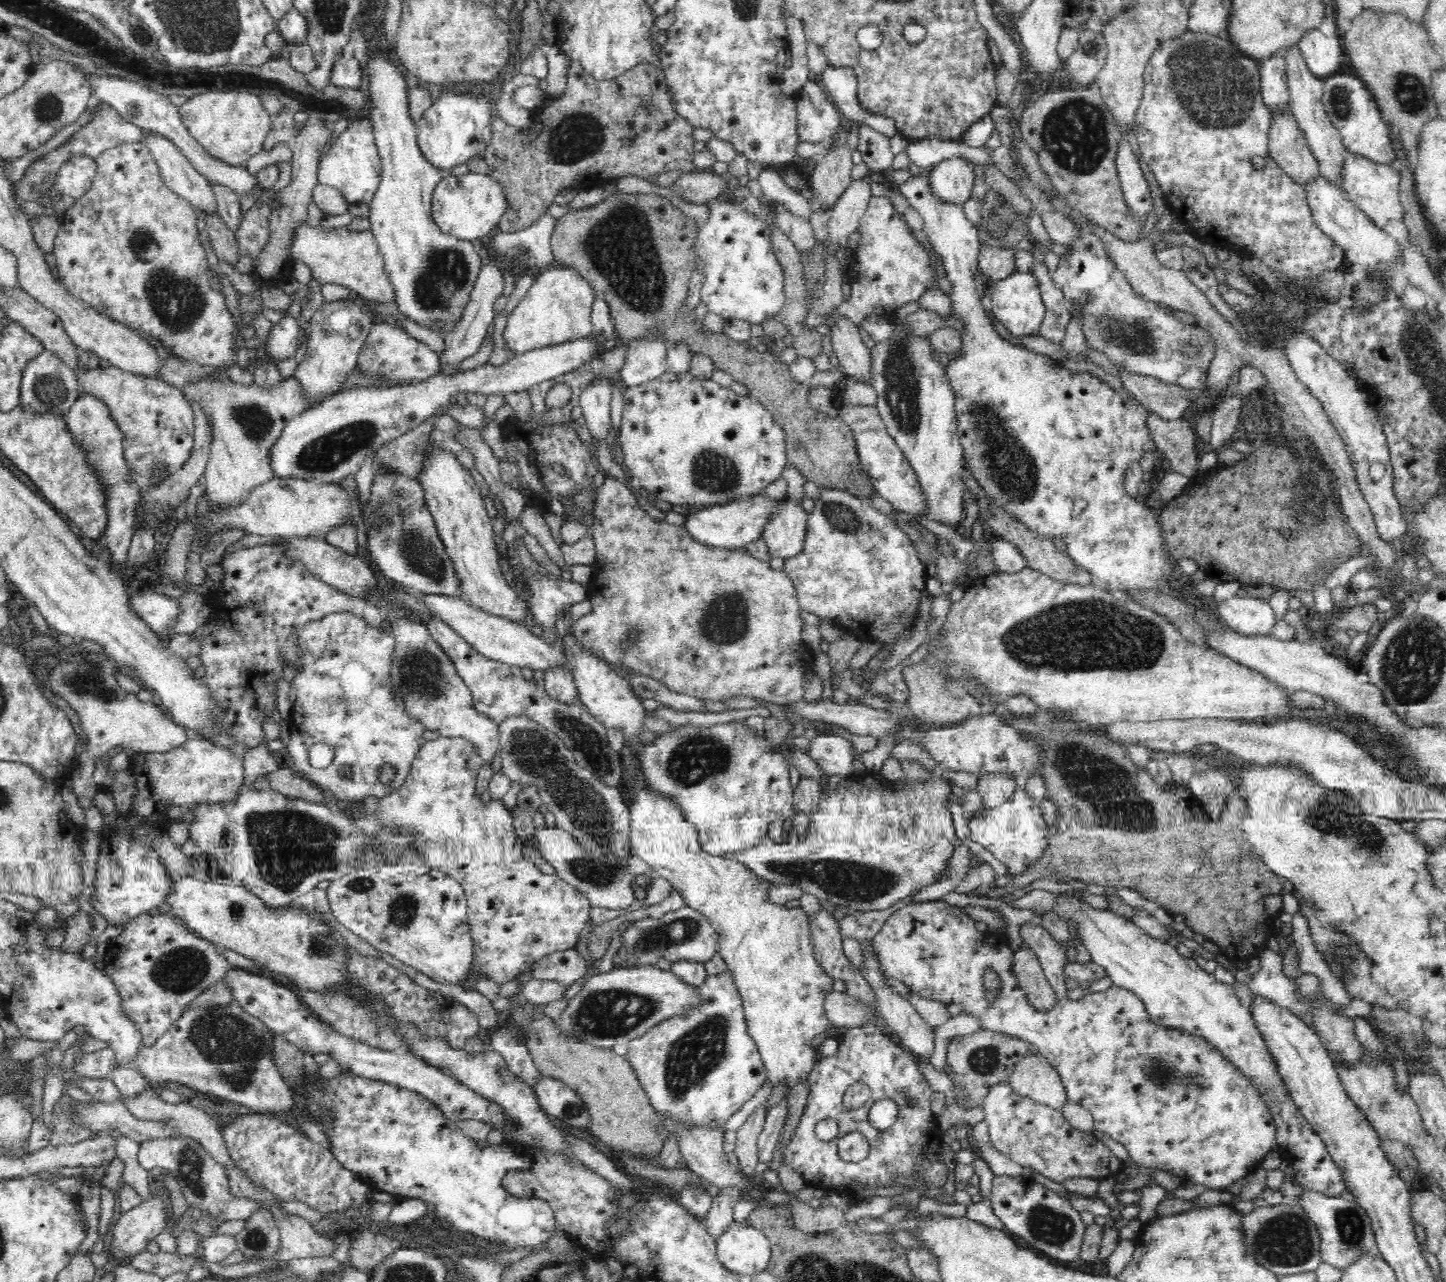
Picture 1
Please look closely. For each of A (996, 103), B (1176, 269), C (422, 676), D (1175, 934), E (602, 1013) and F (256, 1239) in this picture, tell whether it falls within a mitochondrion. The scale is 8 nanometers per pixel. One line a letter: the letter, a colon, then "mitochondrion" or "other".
A: other
B: other
C: mitochondrion
D: other
E: mitochondrion
F: mitochondrion

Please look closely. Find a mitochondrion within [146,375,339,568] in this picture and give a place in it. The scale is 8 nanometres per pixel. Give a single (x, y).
(254, 419)

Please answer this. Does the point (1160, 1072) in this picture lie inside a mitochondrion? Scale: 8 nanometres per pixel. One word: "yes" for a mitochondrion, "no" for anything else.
yes

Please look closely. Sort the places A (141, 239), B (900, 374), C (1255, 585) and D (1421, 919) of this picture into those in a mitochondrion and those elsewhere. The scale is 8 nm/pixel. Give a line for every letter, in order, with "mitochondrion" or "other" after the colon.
A: mitochondrion
B: mitochondrion
C: other
D: other

